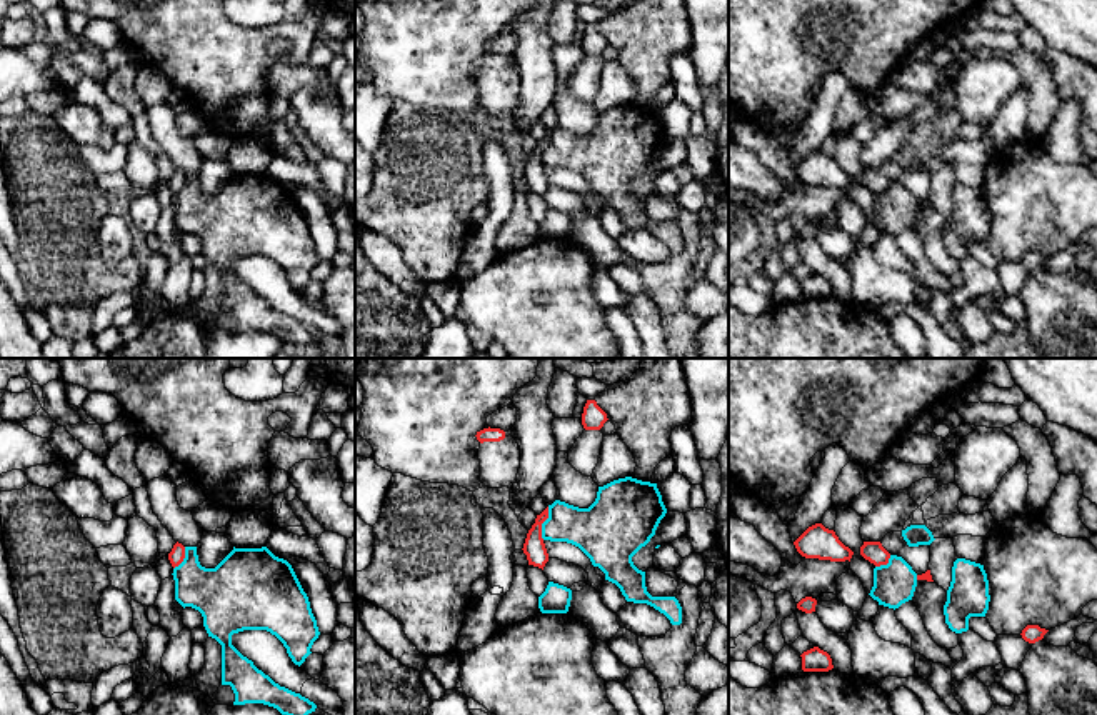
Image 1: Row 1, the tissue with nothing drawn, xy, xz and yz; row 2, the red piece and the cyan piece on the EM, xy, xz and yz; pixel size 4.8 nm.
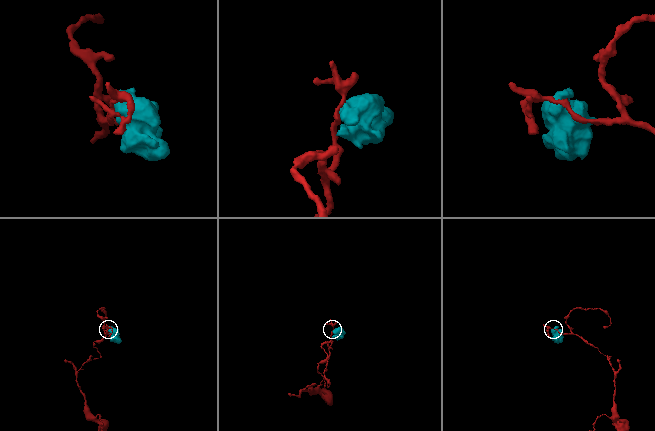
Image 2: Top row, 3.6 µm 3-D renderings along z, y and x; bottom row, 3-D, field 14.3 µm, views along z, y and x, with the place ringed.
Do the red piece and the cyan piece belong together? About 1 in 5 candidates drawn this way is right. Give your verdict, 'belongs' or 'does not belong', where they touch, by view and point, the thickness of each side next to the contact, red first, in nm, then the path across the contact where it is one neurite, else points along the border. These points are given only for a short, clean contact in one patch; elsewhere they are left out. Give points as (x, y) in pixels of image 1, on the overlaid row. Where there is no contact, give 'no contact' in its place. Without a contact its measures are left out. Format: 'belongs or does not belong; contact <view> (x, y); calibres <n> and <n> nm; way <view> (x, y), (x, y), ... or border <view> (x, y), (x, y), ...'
does not belong; contact xz (542, 522); calibres 110 and 220 nm; border xz (549, 507), (549, 517), (542, 524), (542, 539)

